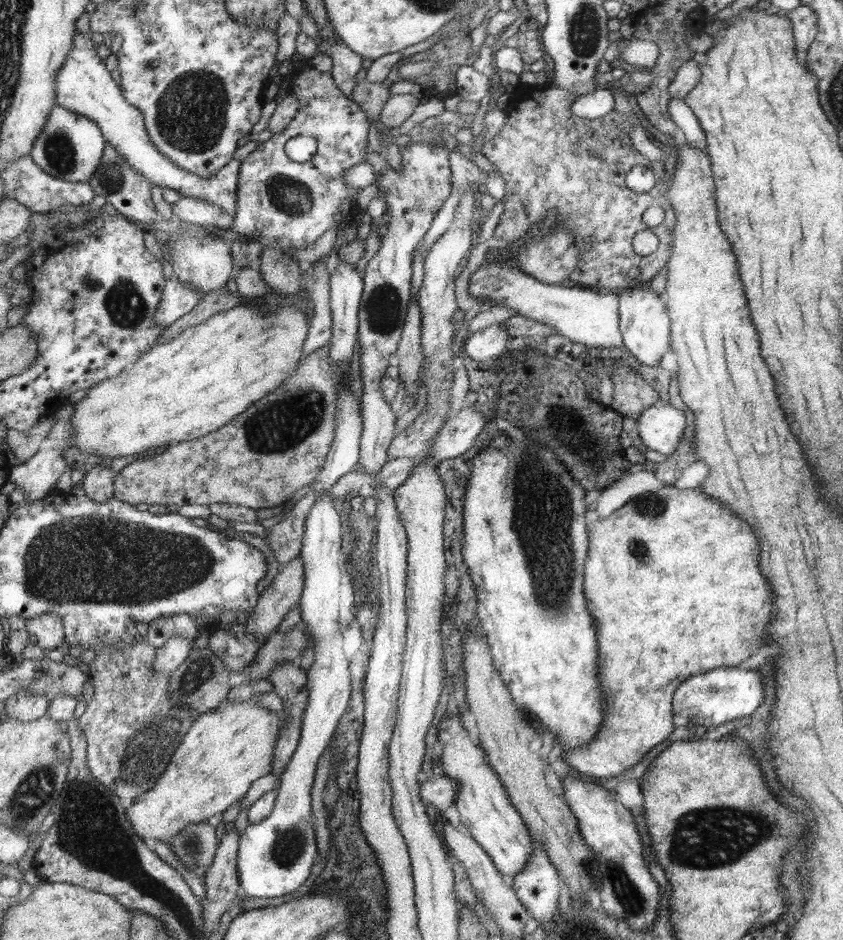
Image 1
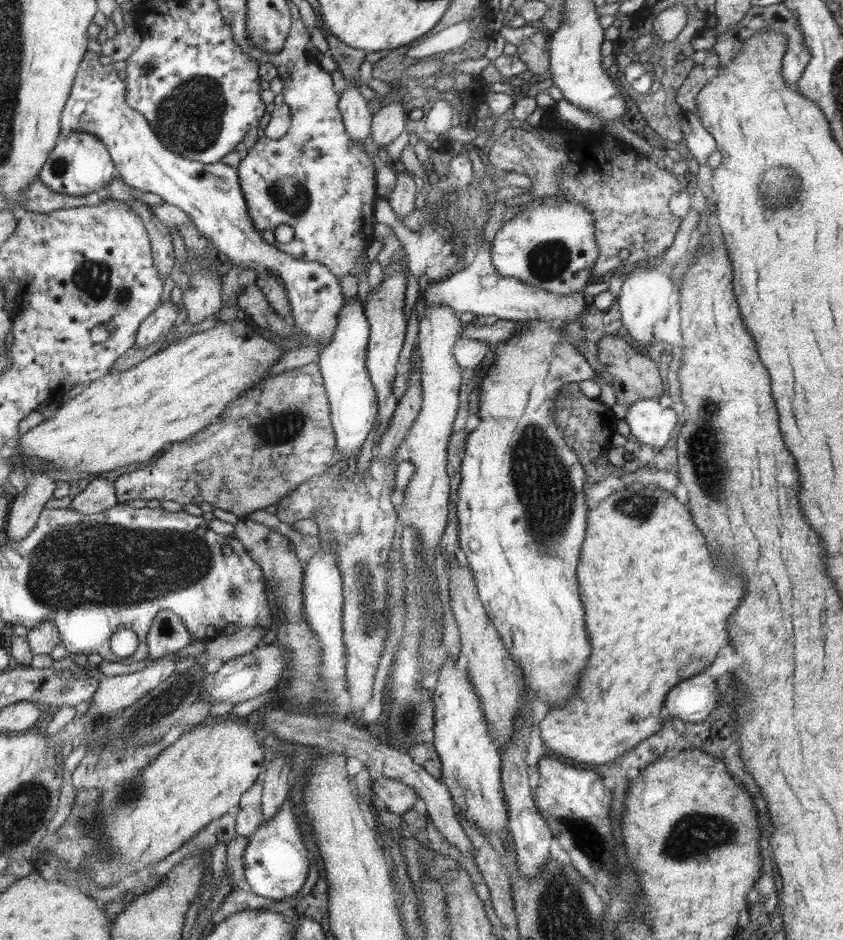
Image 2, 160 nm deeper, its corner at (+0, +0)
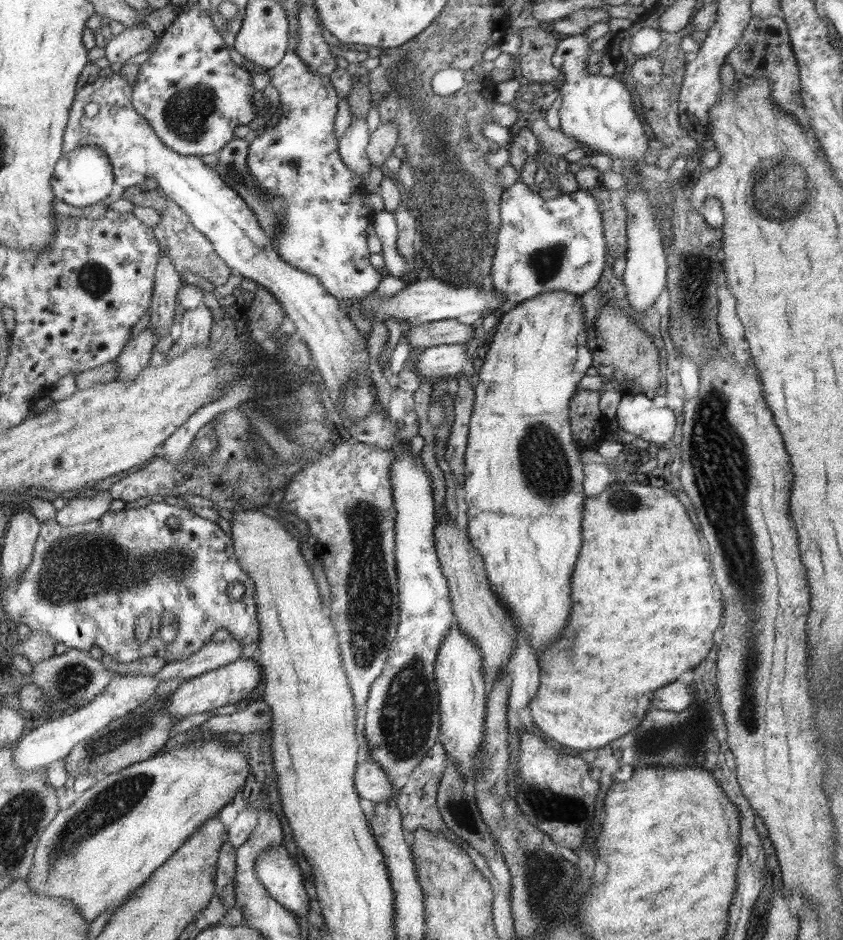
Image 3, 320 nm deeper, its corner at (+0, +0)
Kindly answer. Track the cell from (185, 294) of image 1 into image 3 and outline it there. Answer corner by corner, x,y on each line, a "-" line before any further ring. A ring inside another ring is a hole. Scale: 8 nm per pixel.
149,327
136,336
122,354
115,360
117,364
117,380
136,380
140,372
146,368
152,356
152,348
158,342
158,336

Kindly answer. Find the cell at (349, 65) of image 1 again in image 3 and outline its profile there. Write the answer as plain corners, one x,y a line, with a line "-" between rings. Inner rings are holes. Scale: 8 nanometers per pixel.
352,116
352,122
344,135
338,138
339,154
350,171
362,180
370,173
370,162
367,158
367,147
370,140
366,118

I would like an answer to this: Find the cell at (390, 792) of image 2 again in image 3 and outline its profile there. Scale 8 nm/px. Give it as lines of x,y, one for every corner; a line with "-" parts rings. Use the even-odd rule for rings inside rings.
372,758
360,760
356,768
354,784
360,798
372,800
374,803
383,803
394,794
394,787
388,775

